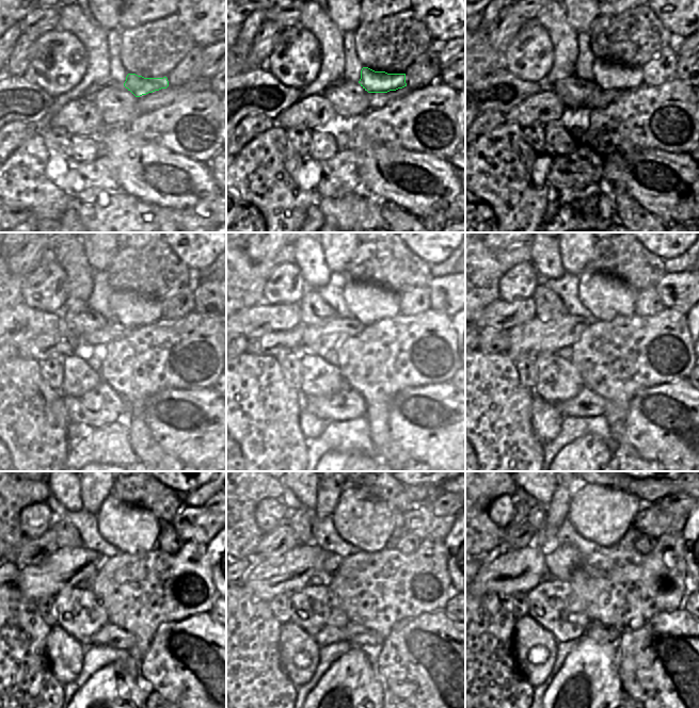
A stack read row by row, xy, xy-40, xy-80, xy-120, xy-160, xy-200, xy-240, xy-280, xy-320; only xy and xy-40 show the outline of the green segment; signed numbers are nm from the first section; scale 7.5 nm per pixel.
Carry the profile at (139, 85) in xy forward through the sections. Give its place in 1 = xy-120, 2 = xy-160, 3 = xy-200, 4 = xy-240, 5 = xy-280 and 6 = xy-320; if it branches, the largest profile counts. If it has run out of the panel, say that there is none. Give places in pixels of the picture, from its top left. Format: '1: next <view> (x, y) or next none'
1: next xy-120 (131, 309)
2: next xy-160 (369, 303)
3: next xy-200 (607, 298)
4: next xy-240 (131, 529)
5: next xy-280 (366, 521)
6: next xy-320 (602, 515)

